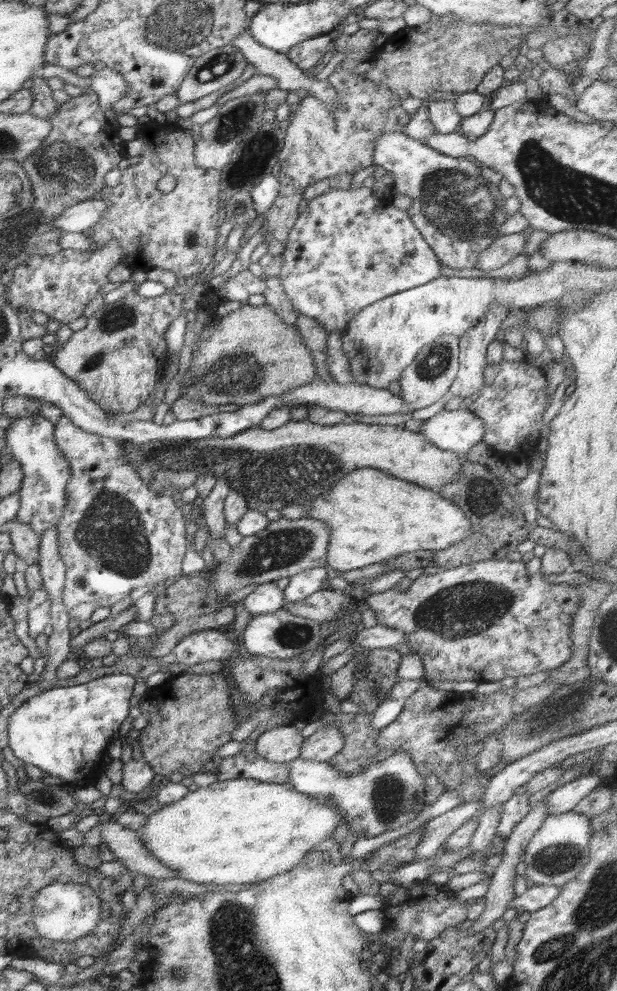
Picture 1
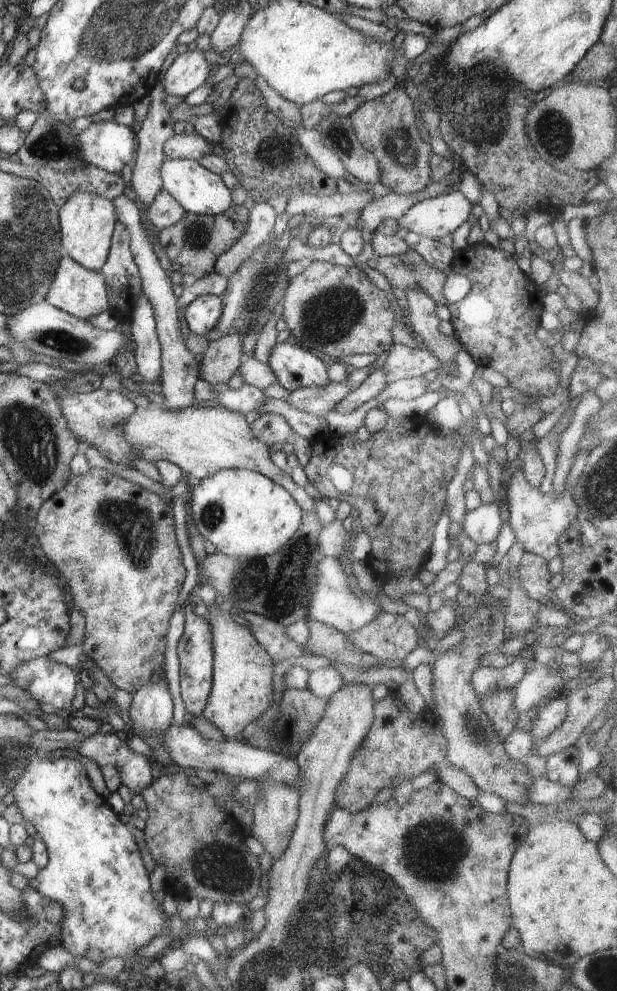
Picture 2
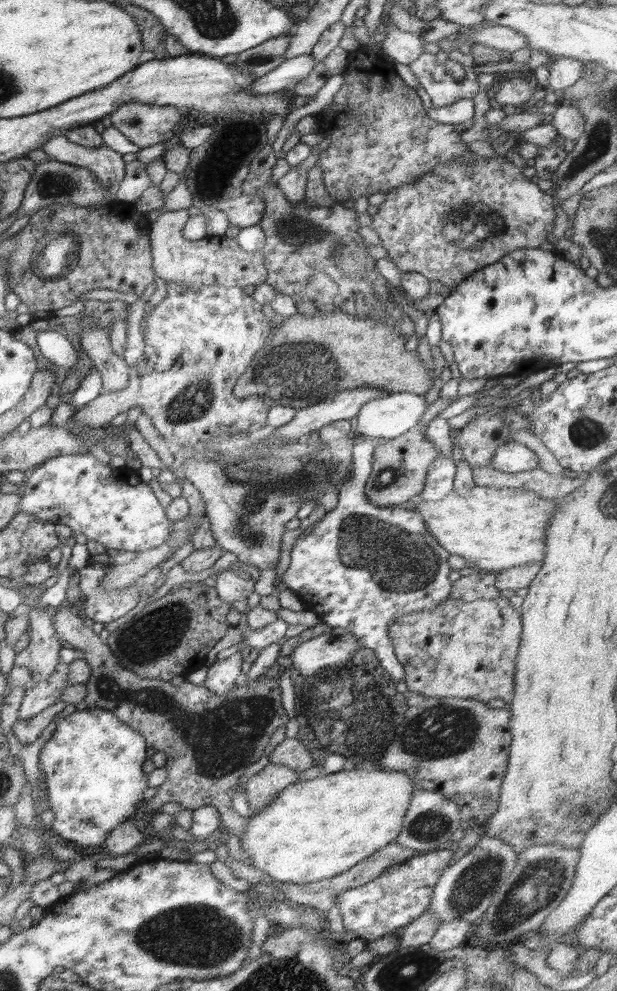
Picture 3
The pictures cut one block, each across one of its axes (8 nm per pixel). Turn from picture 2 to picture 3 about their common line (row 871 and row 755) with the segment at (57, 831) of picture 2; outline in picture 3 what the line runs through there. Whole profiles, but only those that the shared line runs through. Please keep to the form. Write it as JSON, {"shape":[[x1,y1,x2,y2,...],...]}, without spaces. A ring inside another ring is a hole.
{"shape":[[86,709,81,712,76,711,67,718,61,719,56,726,56,730,54,730,52,734,52,738,44,744,39,754,39,767,40,770,43,770,44,779,46,779,48,808,55,814,54,821,50,825,50,828,56,833,56,837,63,843,72,841,73,843,77,843,84,847,100,846,106,841,108,834,122,825,122,822,127,822,128,820,144,815,142,808,151,793,148,787,148,776,144,774,143,770,144,762,147,760,146,751,147,745,145,744,145,739,140,734,132,731,127,725,120,722,120,720,108,710]]}

